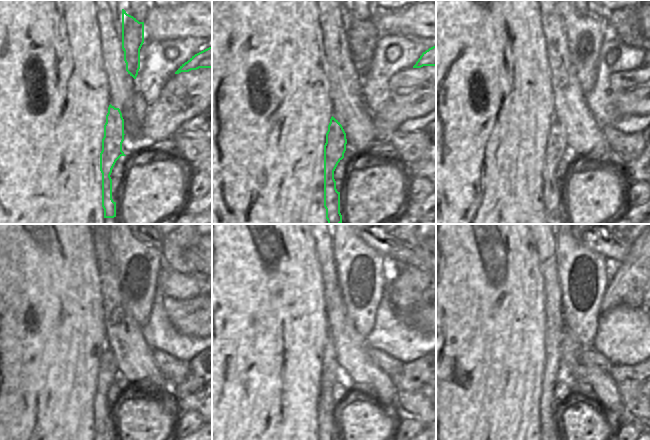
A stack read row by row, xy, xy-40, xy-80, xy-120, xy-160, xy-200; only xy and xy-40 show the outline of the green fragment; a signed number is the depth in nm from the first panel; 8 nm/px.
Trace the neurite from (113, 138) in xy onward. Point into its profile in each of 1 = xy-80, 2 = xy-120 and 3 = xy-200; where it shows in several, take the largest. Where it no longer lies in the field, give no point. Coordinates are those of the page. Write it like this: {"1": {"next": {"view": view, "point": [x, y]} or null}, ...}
{"1": {"next": {"view": "xy-80", "point": [553, 191]}}, "2": {"next": {"view": "xy-120", "point": [103, 415]}}, "3": {"next": {"view": "xy-200", "point": [556, 404]}}}

